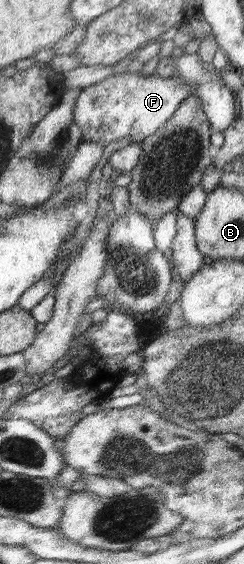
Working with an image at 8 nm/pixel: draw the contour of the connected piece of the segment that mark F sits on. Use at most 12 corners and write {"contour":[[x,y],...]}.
{"contour":[[124,71],[83,88],[74,121],[105,146],[159,130],[194,87]]}

